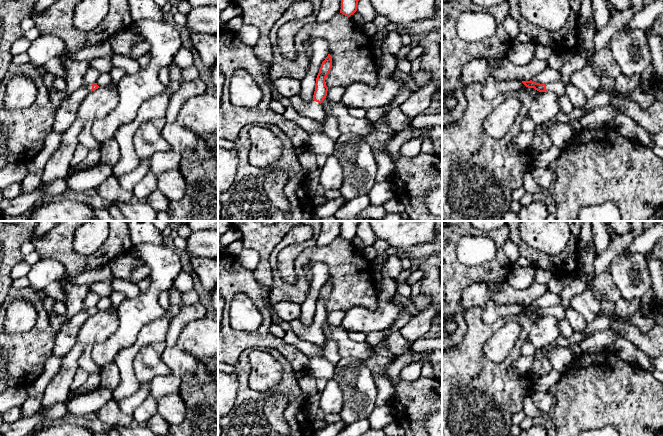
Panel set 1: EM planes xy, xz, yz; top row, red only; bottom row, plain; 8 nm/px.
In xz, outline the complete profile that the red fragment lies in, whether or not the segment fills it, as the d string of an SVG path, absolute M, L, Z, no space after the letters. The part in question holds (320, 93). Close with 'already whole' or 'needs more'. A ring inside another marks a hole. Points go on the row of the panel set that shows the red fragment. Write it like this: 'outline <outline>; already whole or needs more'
outline M328 54L319 69L312 101L304 102L300 95L292 96L289 98L291 106L298 113L301 113L303 116L310 117L321 123L324 123L326 119L326 113L323 110L321 103L327 96L328 87L326 86L325 79L329 74L331 68L332 56Z; needs more

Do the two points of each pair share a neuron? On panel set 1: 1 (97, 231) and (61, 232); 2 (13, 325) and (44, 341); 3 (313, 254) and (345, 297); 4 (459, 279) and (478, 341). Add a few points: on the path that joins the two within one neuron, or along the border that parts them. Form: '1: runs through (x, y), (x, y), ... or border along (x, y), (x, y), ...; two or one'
1: border along (74, 231), (73, 248), (78, 253), (84, 254); two
2: border along (37, 316), (36, 323), (30, 330), (10, 333); two
3: runs through (326, 257), (343, 274), (345, 284); one
4: border along (466, 311), (464, 316), (466, 332), (464, 334); two

